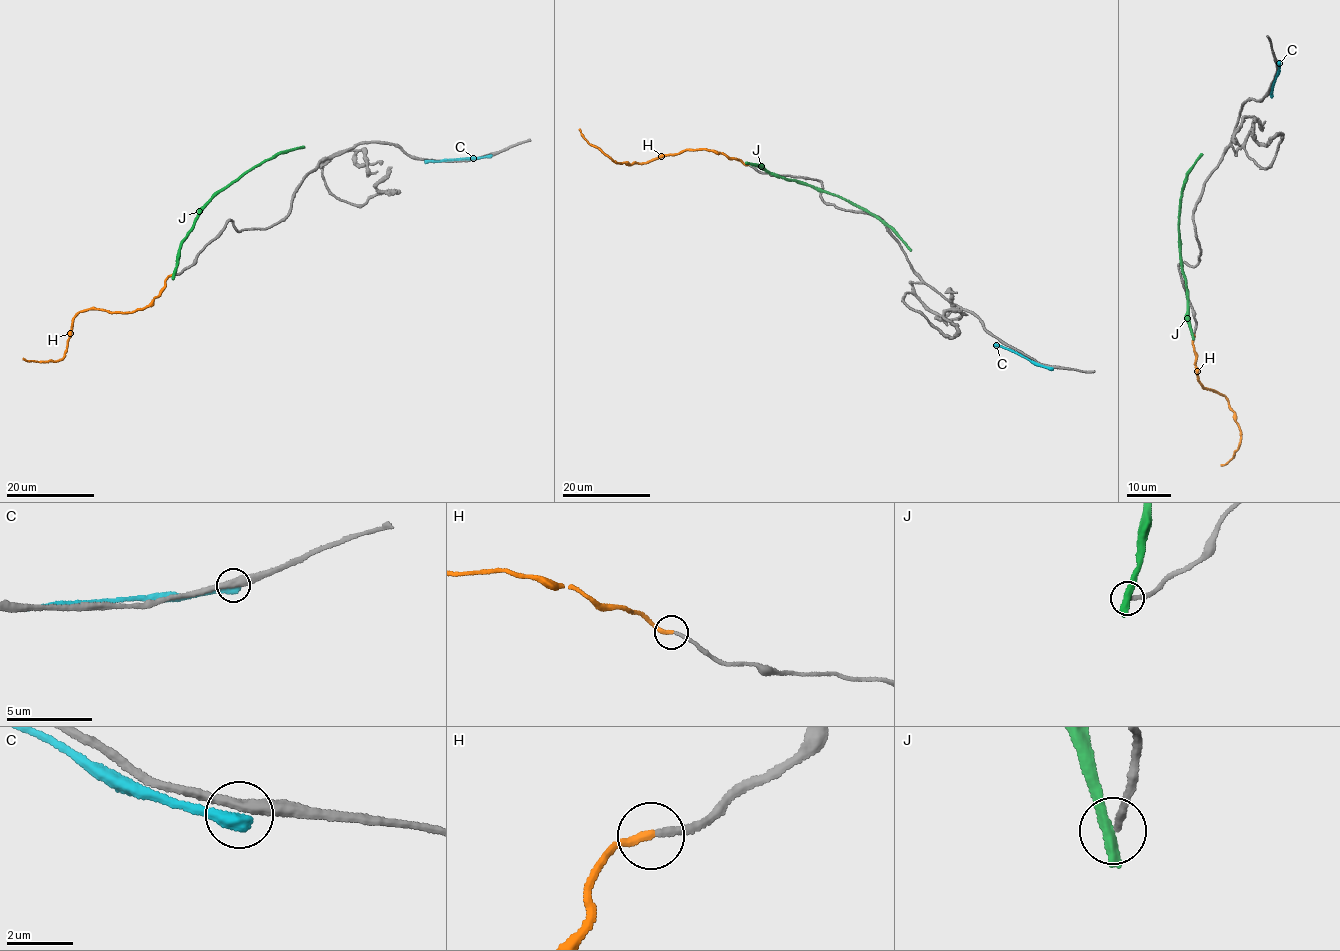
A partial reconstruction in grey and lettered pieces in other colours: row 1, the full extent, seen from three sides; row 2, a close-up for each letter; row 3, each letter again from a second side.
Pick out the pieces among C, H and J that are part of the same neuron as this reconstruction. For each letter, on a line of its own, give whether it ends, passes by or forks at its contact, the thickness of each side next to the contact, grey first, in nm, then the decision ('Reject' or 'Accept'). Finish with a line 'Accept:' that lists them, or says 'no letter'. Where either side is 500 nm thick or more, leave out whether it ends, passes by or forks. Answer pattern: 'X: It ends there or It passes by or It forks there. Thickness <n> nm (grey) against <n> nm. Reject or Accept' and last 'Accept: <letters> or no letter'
C: Thickness 380 nm (grey) against 500 nm. Reject
H: It ends there. Thickness 220 nm (grey) against 240 nm. Accept
J: It ends there. Thickness 240 nm (grey) against 480 nm. Reject
Accept: H

